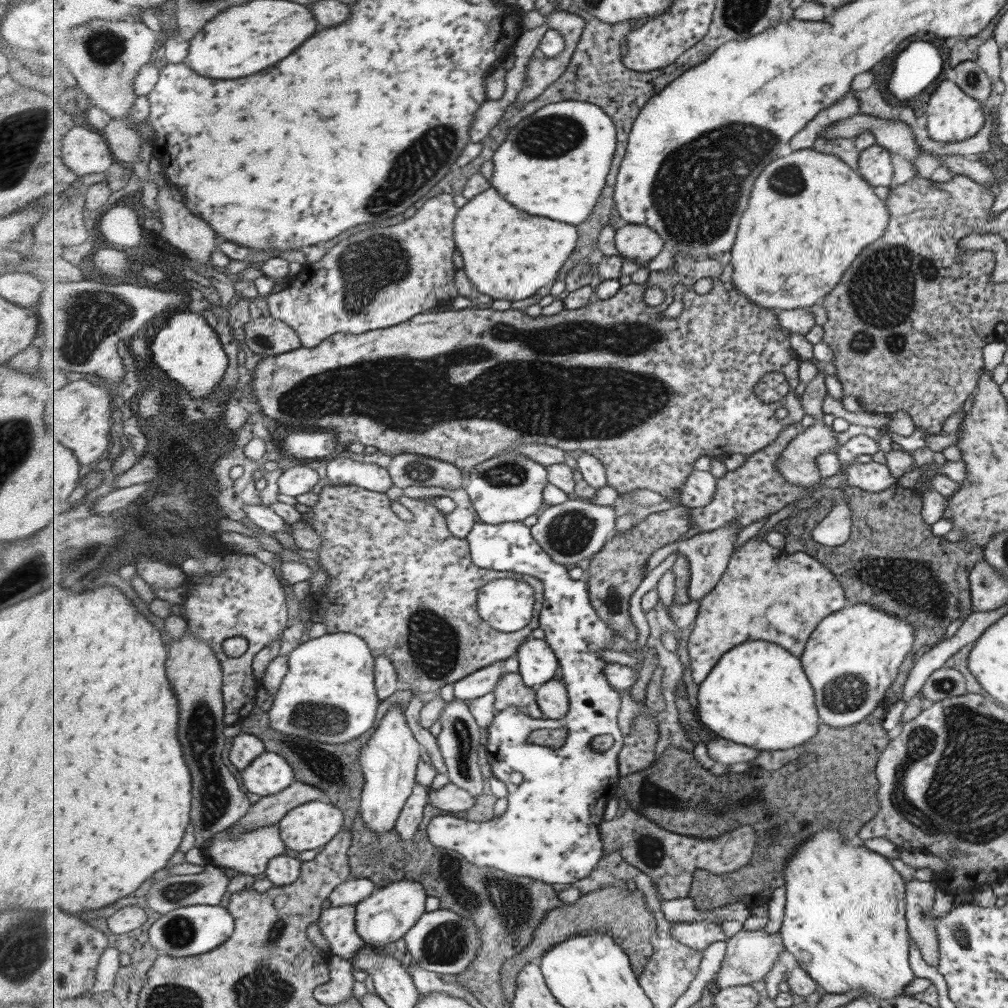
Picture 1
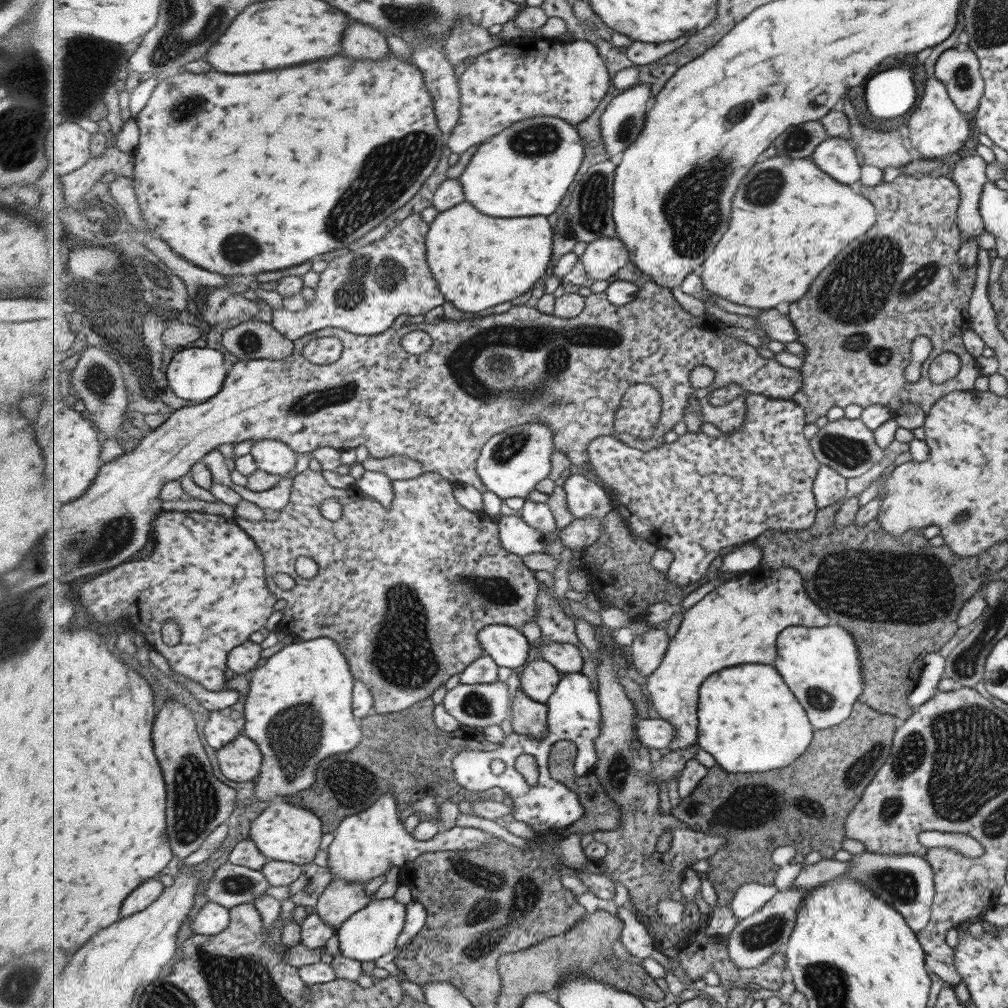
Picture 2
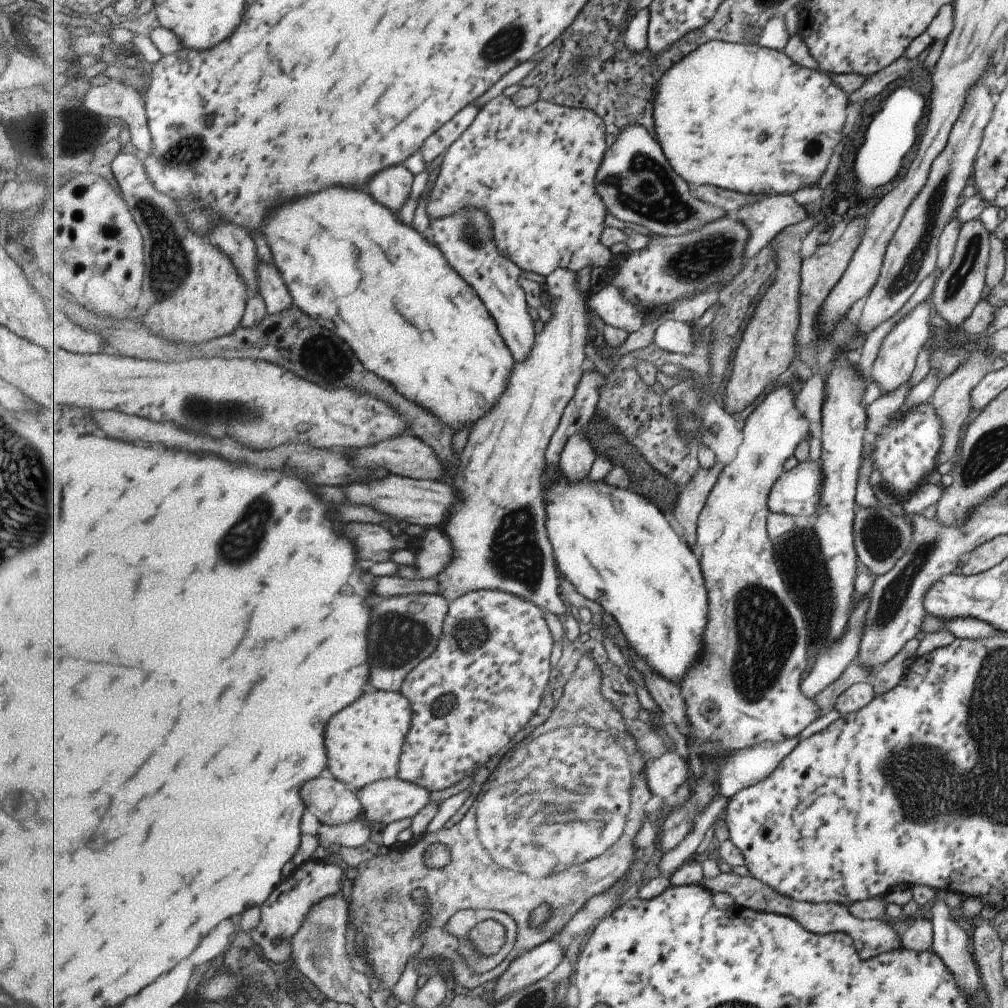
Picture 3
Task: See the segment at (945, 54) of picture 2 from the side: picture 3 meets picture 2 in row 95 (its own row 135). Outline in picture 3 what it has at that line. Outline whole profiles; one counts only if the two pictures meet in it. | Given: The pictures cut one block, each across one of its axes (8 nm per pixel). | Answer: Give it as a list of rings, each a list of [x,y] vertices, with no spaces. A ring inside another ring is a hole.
[[[991,58],[980,78],[970,87],[943,151],[931,162],[925,184],[907,206],[885,250],[878,278],[855,325],[863,334],[893,317],[915,293],[916,287],[936,269],[938,239],[961,202],[961,191],[970,184],[982,133],[992,116],[994,100],[990,98],[985,80],[994,73],[995,62],[996,58]]]

